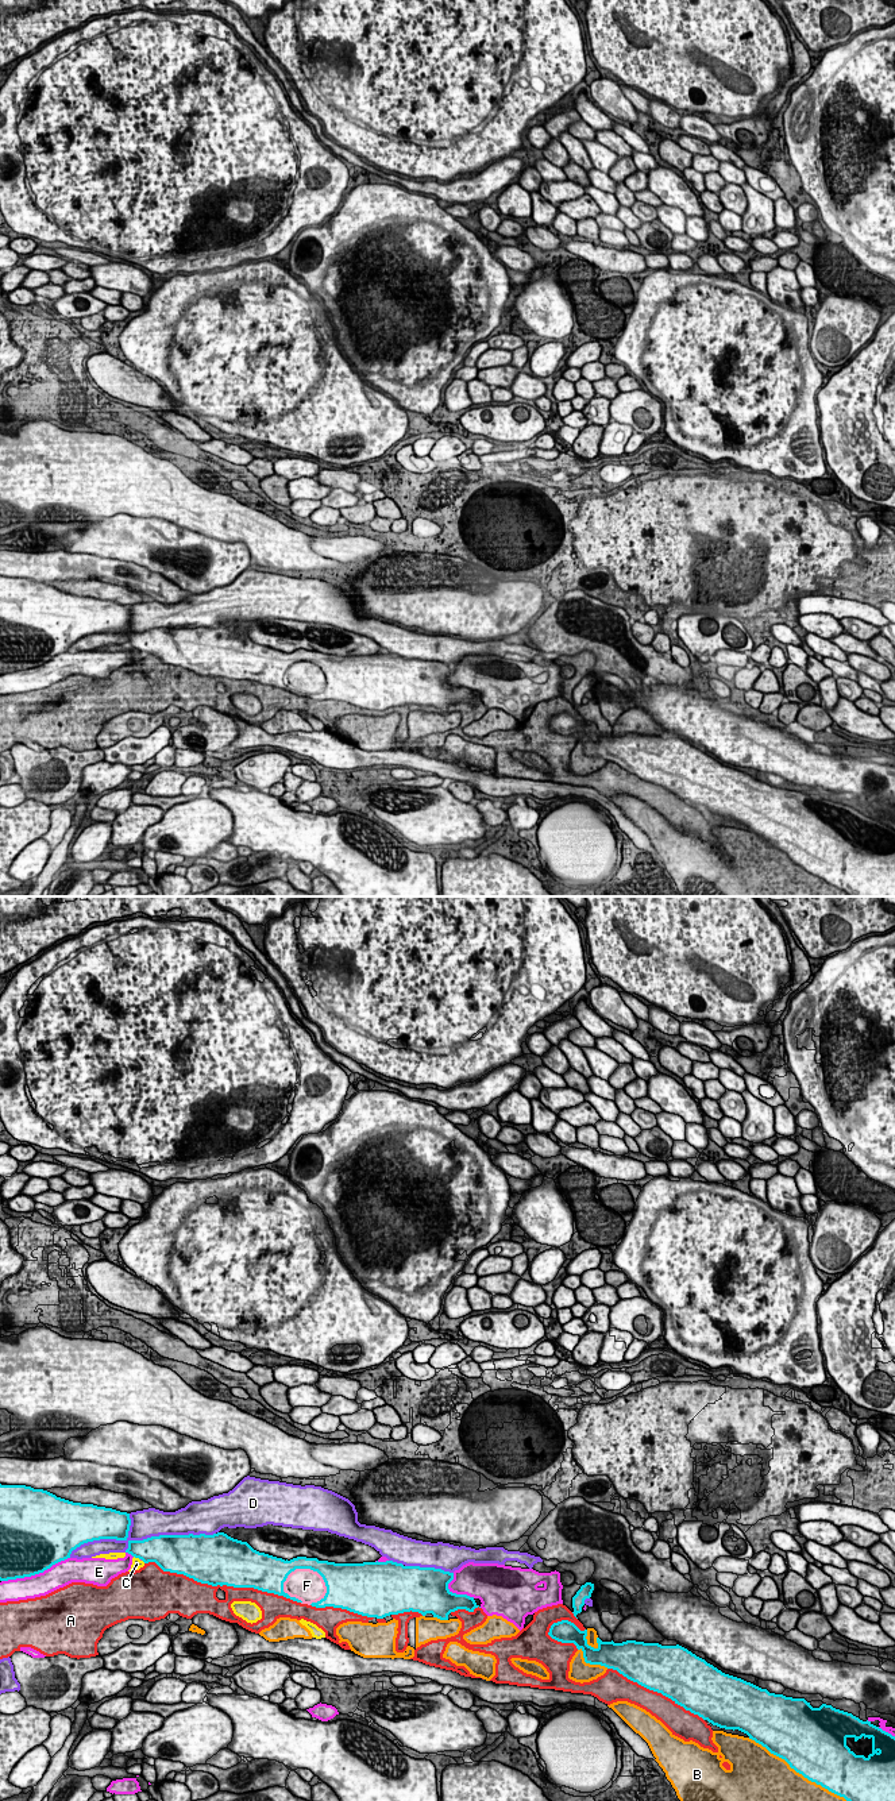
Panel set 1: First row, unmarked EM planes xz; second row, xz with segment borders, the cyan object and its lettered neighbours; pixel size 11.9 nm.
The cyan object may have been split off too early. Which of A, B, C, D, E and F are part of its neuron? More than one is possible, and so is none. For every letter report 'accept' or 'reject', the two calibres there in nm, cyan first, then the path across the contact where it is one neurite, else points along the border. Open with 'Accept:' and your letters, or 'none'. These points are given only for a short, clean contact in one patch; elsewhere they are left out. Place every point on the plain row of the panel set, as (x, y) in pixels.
Accept: F
A: reject; 500 nm thick on the cyan side, 260 nm on the other
B: reject; 500 nm thick on the cyan side, 480 nm on the other
C: reject; 320 nm thick on the cyan side, 130 nm on the other
D: reject; 320 nm thick on the cyan side, 340 nm on the other
E: reject; 550 nm thick on the cyan side, 280 nm on the other
F: accept; 220 nm thick on the cyan side, 380 nm on the other

